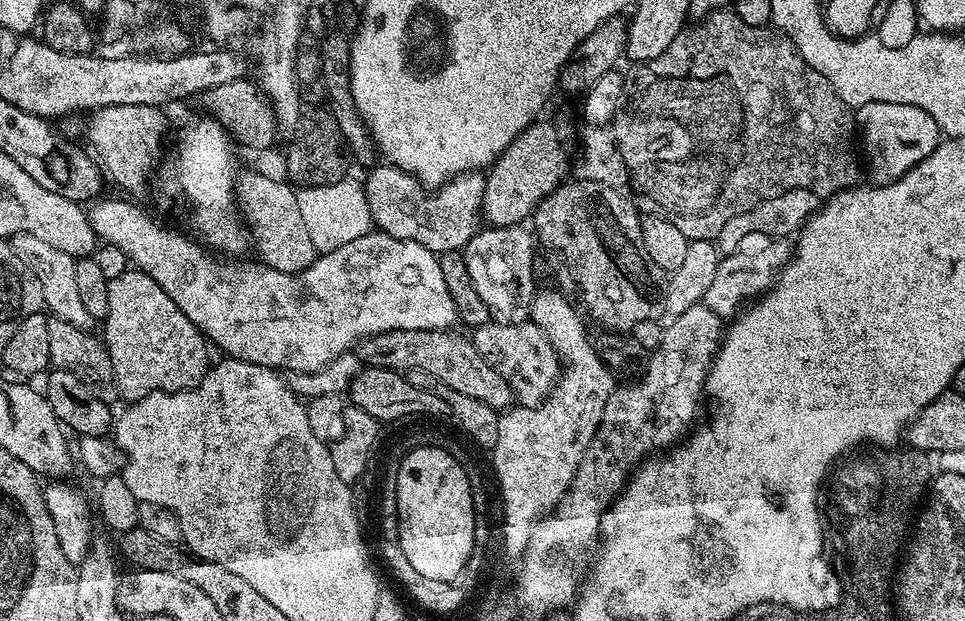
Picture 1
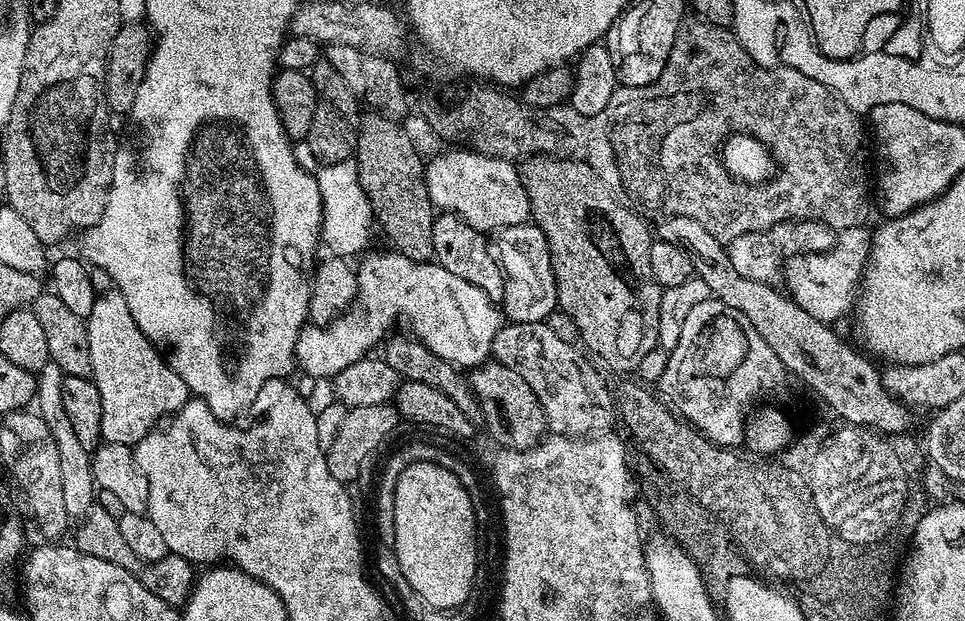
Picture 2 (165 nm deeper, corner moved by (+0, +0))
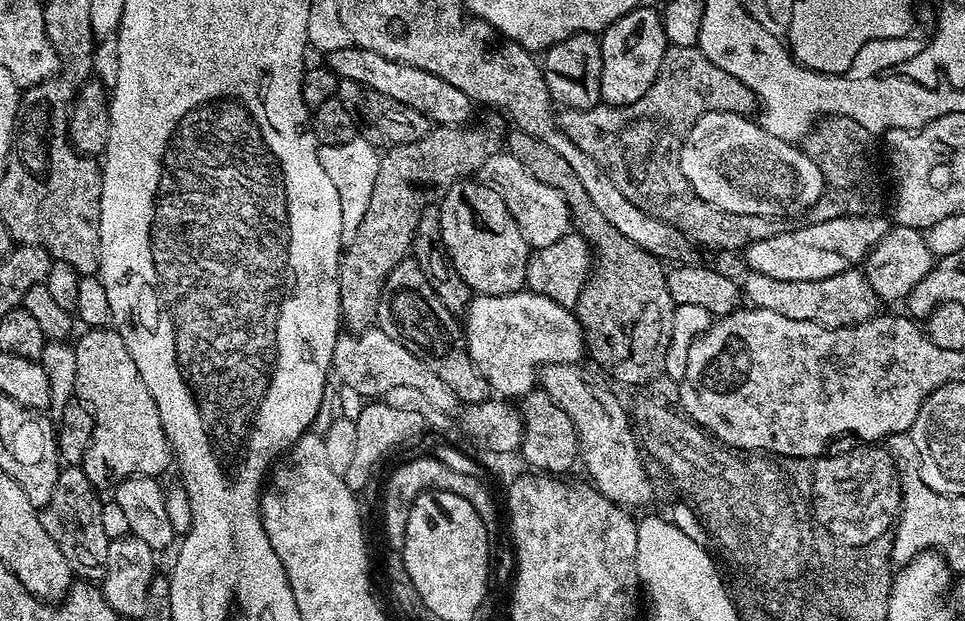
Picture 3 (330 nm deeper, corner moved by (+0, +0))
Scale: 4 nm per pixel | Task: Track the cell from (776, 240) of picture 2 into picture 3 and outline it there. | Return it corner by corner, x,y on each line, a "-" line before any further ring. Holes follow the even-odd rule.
853,270
843,272
837,276
831,276
825,280
814,282
784,282
778,278
766,278
766,274
758,274
754,271
747,273
748,277
742,280
742,296
753,308
765,308
774,310
774,314
786,314
786,318
794,318
802,322
814,322
825,324
827,328
844,328
847,324
861,324
863,320
871,320
878,312
878,301
874,290
868,285
863,271

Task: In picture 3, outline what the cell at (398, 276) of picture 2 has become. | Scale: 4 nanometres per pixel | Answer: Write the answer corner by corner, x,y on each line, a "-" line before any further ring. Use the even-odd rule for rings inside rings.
521,290
511,292
509,296
477,295
466,309
462,327
474,366
478,366
486,382
490,382
493,393
500,398
523,398
527,392
533,391
538,384
538,369
545,364
575,364
586,356
584,332
576,321
575,311
558,306
536,292

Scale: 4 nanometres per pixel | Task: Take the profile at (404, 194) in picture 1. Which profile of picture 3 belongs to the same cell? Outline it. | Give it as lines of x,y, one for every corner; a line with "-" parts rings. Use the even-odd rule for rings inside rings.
501,150
497,156
491,156
489,160
482,165
478,173
480,183
485,184
487,188
493,188
502,198
514,218
518,222
518,230
522,230
522,238
533,249
545,248
553,242
558,242
558,238
565,236
570,231
570,217
568,207
554,190
554,186
546,186
546,182
538,182
518,158
514,158
506,150

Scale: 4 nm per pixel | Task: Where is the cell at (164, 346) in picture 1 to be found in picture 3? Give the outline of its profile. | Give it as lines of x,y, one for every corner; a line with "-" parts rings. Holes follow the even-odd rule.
112,326
92,328
80,341
78,340
74,344
77,354
76,392
79,399
91,408
92,417
96,420
92,441
86,450
86,458
82,465
92,487
103,490
108,483
111,485
129,476
159,477
160,472
167,470
168,459
171,461
174,453
164,432
158,406
146,382
142,382
142,374
138,374
138,366
134,366
134,358
130,358
130,350
126,350
126,342

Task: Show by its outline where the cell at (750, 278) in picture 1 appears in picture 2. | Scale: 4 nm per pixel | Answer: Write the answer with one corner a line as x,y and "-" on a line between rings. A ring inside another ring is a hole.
867,227
839,229
835,246
827,252
806,252
787,261
787,291
791,300
813,318
829,326
835,325
835,320
853,311
871,253
872,232

